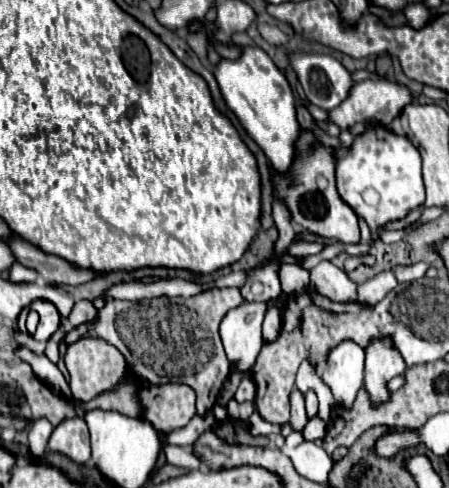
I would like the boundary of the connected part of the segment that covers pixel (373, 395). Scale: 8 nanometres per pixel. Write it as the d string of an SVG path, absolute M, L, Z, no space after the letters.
M375 340L367 348L365 358L365 390L369 394L371 406L377 408L379 404L391 398L387 382L405 370L405 362L399 352L391 346L389 340Z

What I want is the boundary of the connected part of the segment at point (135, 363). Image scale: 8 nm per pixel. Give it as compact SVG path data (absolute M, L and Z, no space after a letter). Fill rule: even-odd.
M213 288L201 294L195 294L191 298L151 298L151 300L139 300L139 302L127 302L127 300L107 300L103 308L97 310L95 322L79 324L77 328L69 330L65 334L65 344L75 344L75 340L81 340L83 336L95 336L99 340L107 340L107 344L115 346L127 360L127 366L141 378L151 384L187 384L195 390L197 396L197 416L205 416L217 402L217 396L221 392L223 382L227 380L229 362L219 338L219 324L223 316L227 314L227 288Z

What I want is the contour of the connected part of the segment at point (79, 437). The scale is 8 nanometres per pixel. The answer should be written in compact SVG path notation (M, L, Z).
M69 418L61 422L49 440L49 450L67 456L77 464L87 464L91 458L89 430L83 418Z

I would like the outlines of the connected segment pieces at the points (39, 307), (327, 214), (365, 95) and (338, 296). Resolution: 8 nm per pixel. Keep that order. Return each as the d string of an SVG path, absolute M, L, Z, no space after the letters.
M35 300L33 304L29 304L23 312L21 312L21 318L19 318L19 328L21 328L21 332L25 332L25 318L27 318L27 314L31 312L31 310L35 310L37 314L39 314L39 326L37 326L37 332L33 334L33 338L35 340L39 340L39 342L47 342L49 338L51 338L51 334L59 328L59 320L61 320L61 314L59 314L59 310L55 308L55 304L51 304L51 302L47 302L47 300Z
M303 132L297 140L297 156L287 176L273 176L277 198L285 200L293 222L323 238L339 240L343 244L359 242L359 224L355 212L339 198L335 188L335 156L331 148L321 146L313 132Z
M363 80L363 82L353 84L349 98L341 106L337 106L335 110L329 112L329 120L333 124L337 124L339 128L343 128L343 130L349 128L349 126L353 126L355 122L365 122L367 118L375 118L379 124L389 126L399 116L399 112L407 104L411 104L411 102L413 102L413 92L407 86L399 84L399 82L389 82L389 80Z
M323 260L311 270L311 290L321 292L323 296L331 298L333 302L355 302L357 300L357 284L347 278L347 274L333 266L331 262Z

